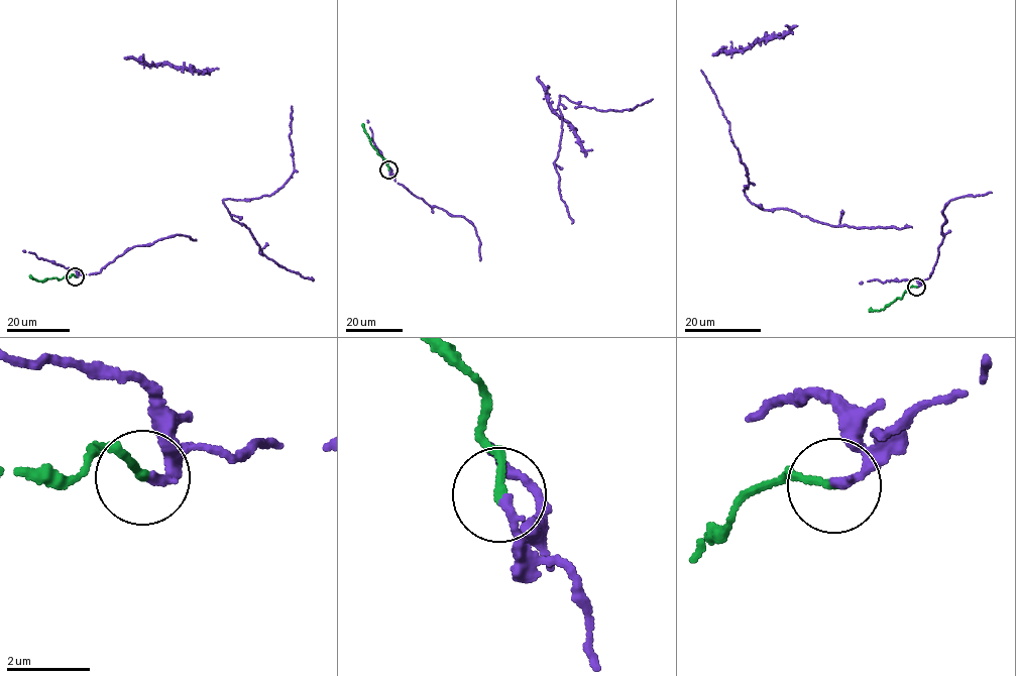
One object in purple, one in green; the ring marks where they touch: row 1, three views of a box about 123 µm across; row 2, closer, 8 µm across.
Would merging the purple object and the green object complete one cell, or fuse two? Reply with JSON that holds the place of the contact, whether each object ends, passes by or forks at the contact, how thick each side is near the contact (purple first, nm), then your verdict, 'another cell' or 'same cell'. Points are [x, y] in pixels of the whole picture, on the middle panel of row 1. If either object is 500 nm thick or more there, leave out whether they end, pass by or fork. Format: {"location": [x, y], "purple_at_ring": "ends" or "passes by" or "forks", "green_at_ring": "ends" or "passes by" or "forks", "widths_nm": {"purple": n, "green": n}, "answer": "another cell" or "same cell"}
{"location": [388, 170], "purple_at_ring": "ends", "green_at_ring": "ends", "widths_nm": {"purple": 200, "green": 190}, "answer": "same cell"}

